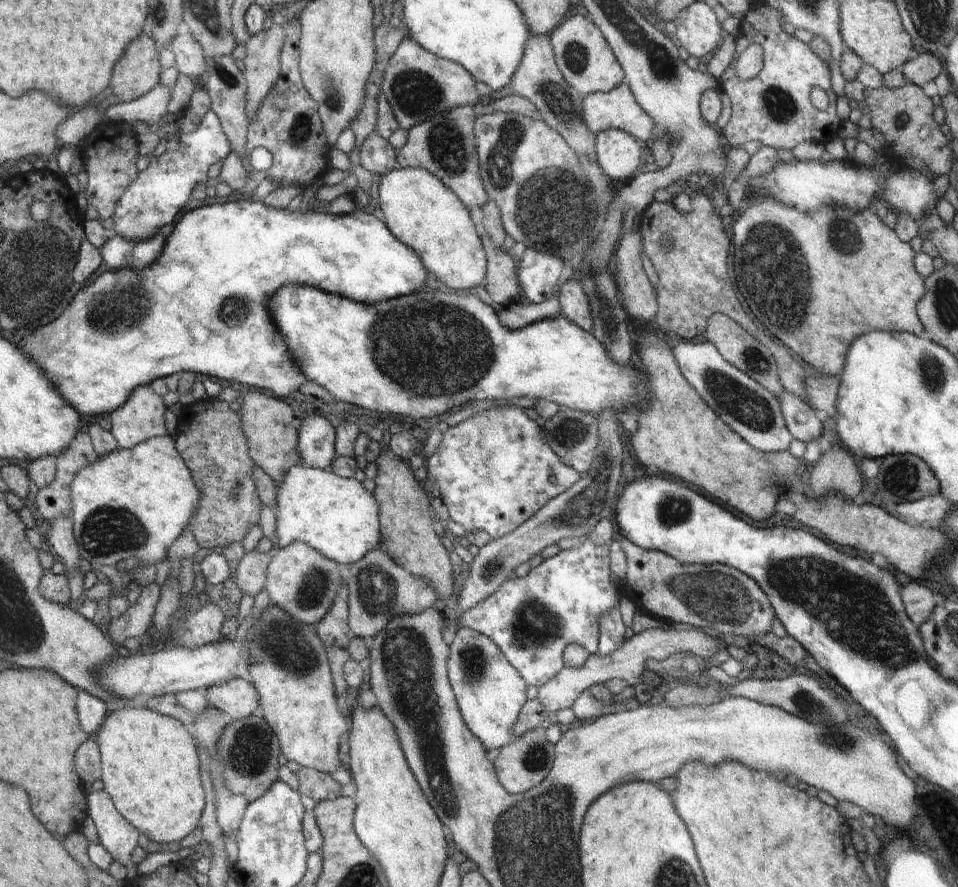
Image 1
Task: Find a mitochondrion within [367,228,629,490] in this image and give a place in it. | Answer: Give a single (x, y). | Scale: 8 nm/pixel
(611, 327)

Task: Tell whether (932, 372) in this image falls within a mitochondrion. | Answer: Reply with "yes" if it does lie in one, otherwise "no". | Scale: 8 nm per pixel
yes

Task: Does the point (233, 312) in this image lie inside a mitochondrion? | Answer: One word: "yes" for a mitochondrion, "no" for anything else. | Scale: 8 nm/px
yes

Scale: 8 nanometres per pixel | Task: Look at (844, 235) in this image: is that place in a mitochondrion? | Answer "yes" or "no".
yes

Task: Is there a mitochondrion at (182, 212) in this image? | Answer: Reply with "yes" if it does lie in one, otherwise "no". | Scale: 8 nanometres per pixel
no

